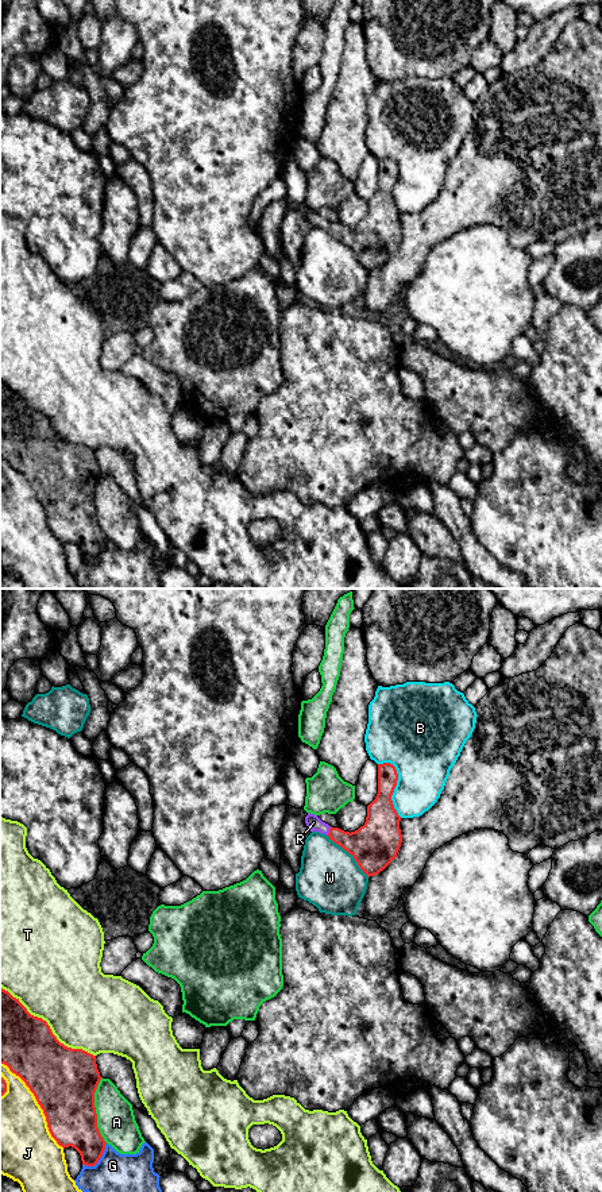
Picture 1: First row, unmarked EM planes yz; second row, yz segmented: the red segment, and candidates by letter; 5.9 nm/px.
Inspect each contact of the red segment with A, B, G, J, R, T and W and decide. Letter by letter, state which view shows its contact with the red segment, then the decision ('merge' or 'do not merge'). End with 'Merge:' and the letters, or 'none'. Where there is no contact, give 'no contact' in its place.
A: contact in yz; do not merge
B: contact in yz; do not merge
G: contact in yz; do not merge
J: contact in yz; do not merge
R: contact in yz; merge
T: contact in yz; do not merge
W: contact in yz; do not merge
Merge: R

